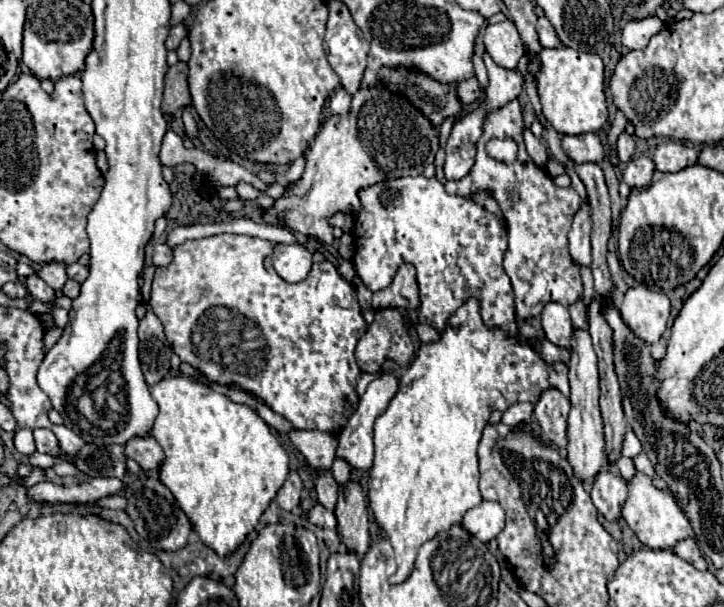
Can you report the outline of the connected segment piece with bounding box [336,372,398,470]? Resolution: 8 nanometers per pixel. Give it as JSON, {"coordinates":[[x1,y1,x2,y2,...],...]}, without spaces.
{"coordinates":[[382,372,376,380,372,380,364,392,364,396,360,398,360,404,356,408,356,412,350,416,348,424,344,426,344,430,340,432,340,444,336,448,336,454,342,456,352,468,358,470,368,470,372,460,374,460,374,420,388,408,388,402,392,400,392,396,398,392,398,380,392,372]]}

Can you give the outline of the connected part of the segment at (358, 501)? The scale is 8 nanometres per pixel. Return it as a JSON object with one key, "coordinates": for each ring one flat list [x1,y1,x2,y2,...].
{"coordinates":[[354,480,340,484,338,488,338,504,336,504,336,518,338,518,338,532,340,540,348,550,364,556,370,548,370,534,368,534,368,512,366,512,366,496,362,486]]}

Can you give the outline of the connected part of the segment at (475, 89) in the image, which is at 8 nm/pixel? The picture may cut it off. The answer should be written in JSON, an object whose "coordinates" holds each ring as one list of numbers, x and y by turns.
{"coordinates":[[476,78,458,82,456,92,458,92,458,100,460,100,464,106,480,100,480,86,478,86,478,80,476,80]]}

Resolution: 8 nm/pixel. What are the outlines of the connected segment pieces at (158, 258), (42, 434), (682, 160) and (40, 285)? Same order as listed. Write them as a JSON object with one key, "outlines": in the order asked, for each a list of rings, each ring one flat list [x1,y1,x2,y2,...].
{"outlines":[[[166,244,154,246,154,266,166,266,172,260,172,250]],[[46,428,34,430,34,440,36,440,36,450,38,450,38,452,50,454,50,456,54,456,54,458,64,458,62,452,60,452,58,440,56,440,56,436,54,436,52,430,46,430]],[[664,140,656,146,654,164,660,172,680,172,698,160,698,150,678,142,678,140]],[[30,274,26,278,26,288,28,292,36,298,36,300,42,300,42,302,48,302,54,298,54,290,38,276,38,274]]]}

